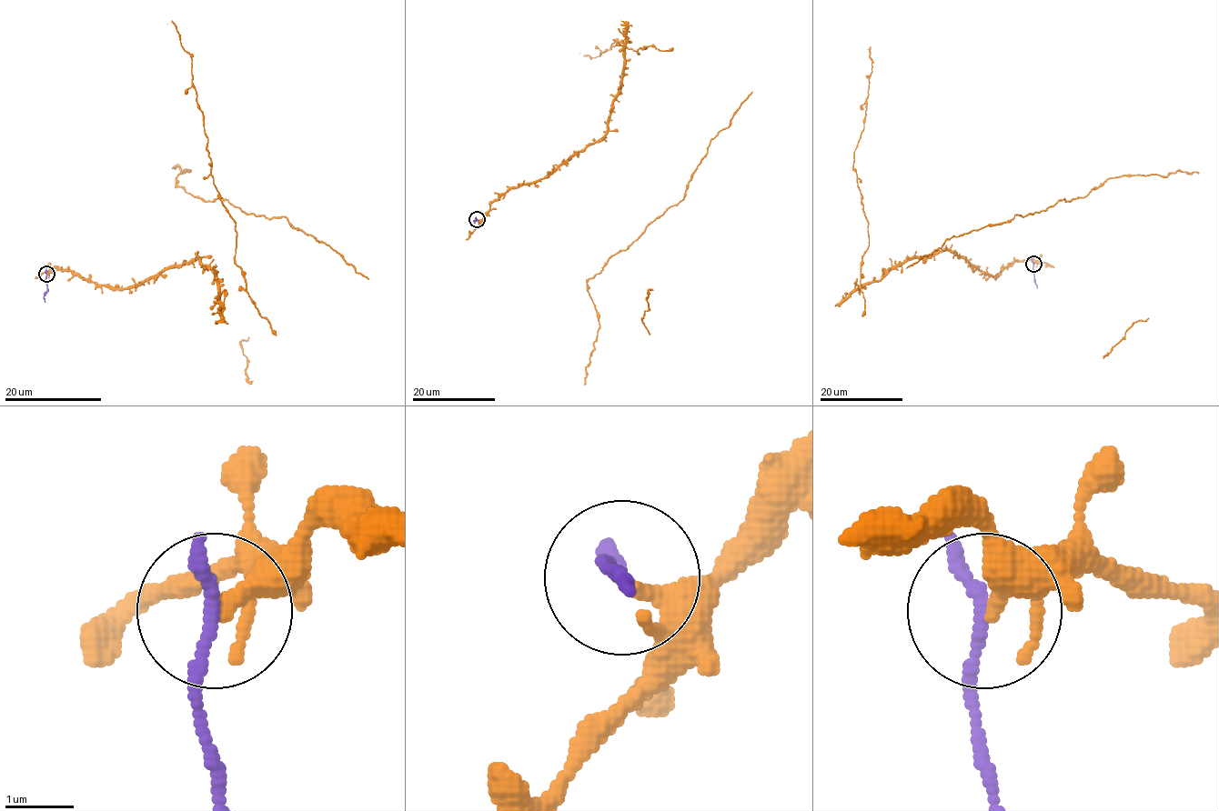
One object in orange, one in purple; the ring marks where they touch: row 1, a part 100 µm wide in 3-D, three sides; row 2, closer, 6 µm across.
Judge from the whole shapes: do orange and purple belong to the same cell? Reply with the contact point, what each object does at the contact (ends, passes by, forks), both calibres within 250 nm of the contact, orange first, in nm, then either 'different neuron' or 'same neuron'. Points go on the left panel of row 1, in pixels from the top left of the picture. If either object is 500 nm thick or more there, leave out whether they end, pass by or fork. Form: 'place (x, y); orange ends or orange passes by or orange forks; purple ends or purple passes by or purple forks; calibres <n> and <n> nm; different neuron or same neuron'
place (46, 274); orange passes by; purple passes by; calibres 200 and 170 nm; different neuron

